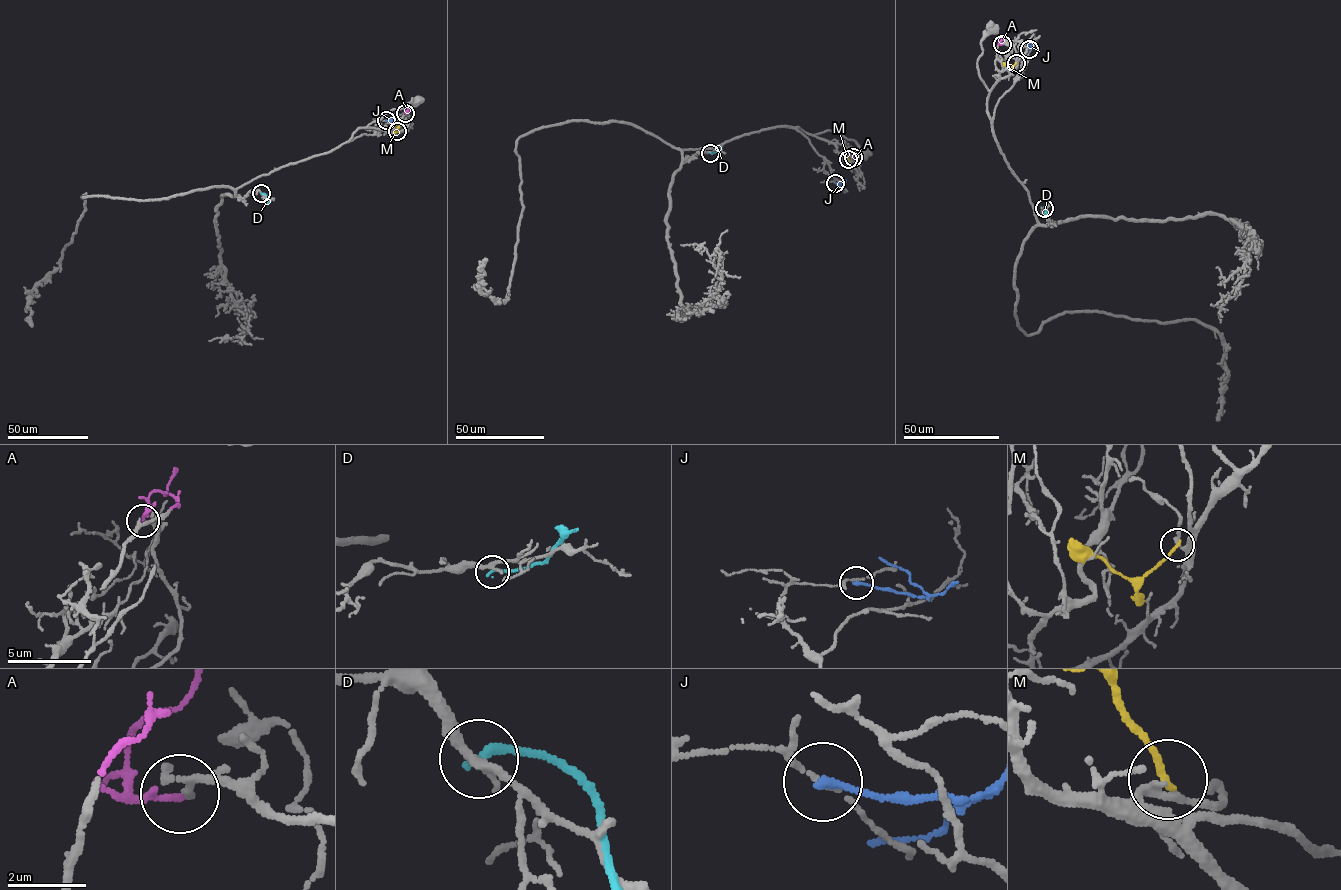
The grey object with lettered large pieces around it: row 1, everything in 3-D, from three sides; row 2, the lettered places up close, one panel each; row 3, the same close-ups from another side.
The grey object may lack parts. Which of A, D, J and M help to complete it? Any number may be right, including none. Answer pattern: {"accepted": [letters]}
{"accepted": ["A"]}

